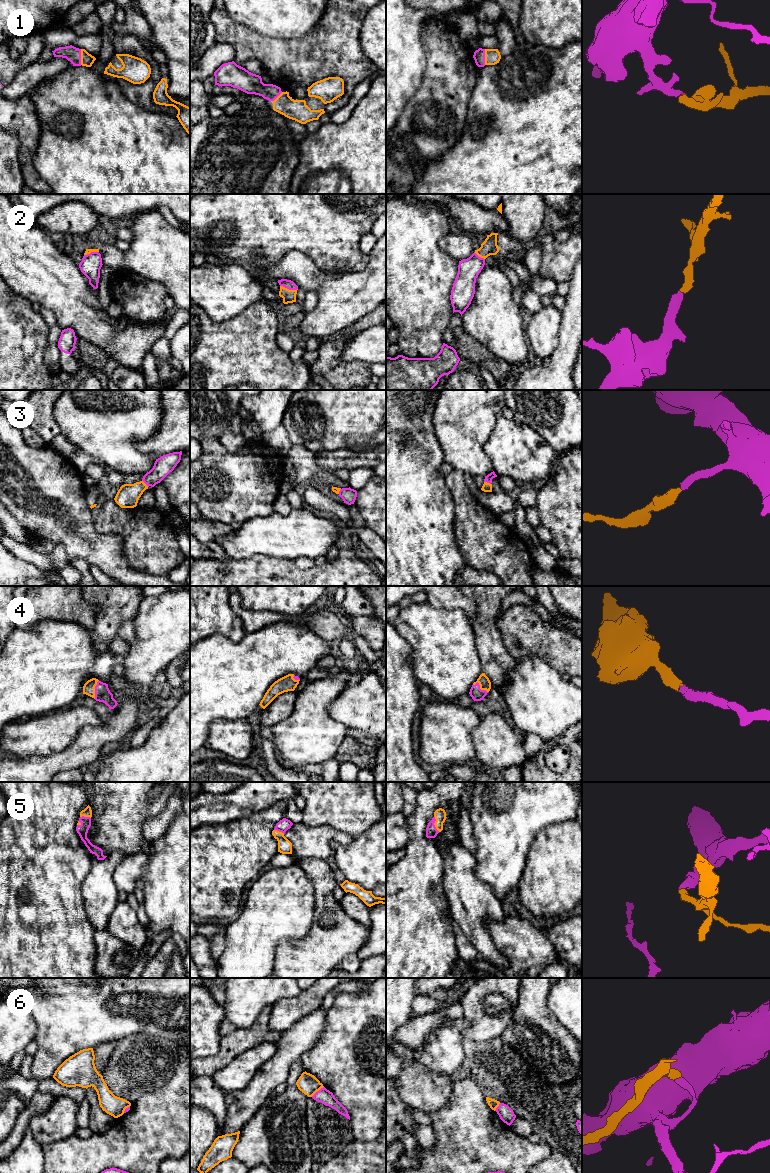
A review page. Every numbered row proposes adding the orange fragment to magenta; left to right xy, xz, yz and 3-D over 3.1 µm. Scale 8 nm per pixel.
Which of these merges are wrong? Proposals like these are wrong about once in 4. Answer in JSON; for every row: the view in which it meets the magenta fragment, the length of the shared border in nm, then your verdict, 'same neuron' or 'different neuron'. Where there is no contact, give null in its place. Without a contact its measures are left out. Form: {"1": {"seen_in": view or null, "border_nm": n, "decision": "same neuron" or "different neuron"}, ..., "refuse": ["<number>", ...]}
{"1": {"seen_in": "xy", "border_nm": 130, "decision": "same neuron"}, "2": {"seen_in": "xz", "border_nm": 150, "decision": "same neuron"}, "3": {"seen_in": "yz", "border_nm": 60, "decision": "same neuron"}, "4": {"seen_in": "yz", "border_nm": 140, "decision": "same neuron"}, "5": {"seen_in": "yz", "border_nm": 130, "decision": "same neuron"}, "6": {"seen_in": "xz", "border_nm": 130, "decision": "different neuron"}, "refuse": ["6"]}

